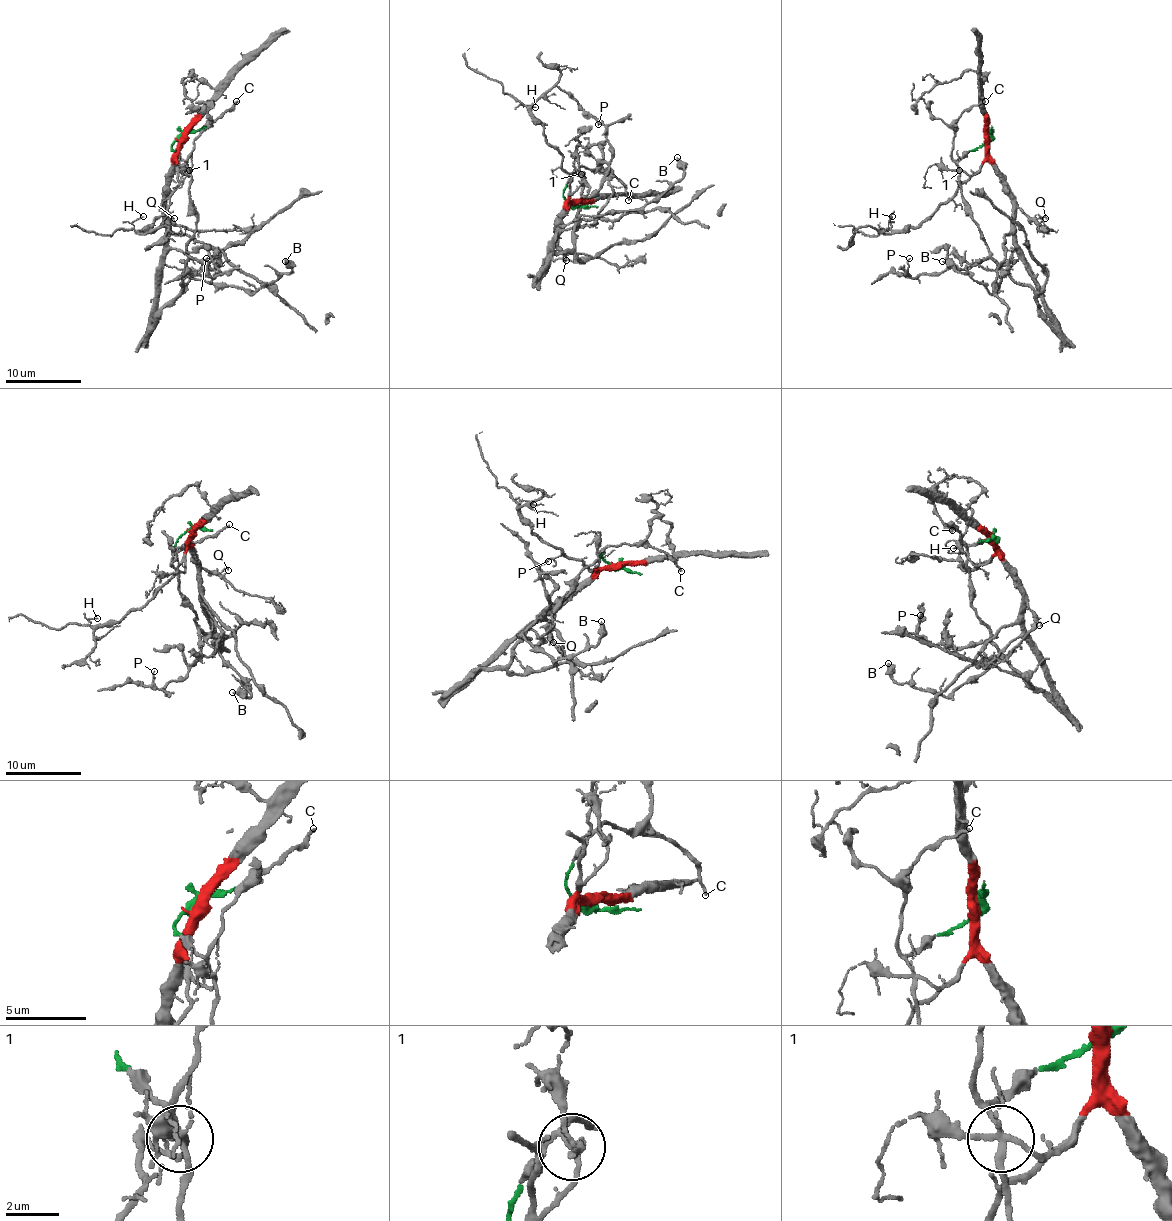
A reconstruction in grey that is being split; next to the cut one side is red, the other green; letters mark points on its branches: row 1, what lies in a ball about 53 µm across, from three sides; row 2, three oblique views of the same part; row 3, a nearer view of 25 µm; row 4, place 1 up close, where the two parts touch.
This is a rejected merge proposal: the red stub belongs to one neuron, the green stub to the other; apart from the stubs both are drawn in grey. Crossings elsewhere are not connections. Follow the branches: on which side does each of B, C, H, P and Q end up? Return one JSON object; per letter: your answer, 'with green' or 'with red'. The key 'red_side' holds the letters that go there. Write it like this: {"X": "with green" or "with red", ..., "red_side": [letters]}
{"B": "with green", "C": "with green", "H": "with red", "P": "with green", "Q": "with red", "red_side": ["H", "Q"]}

